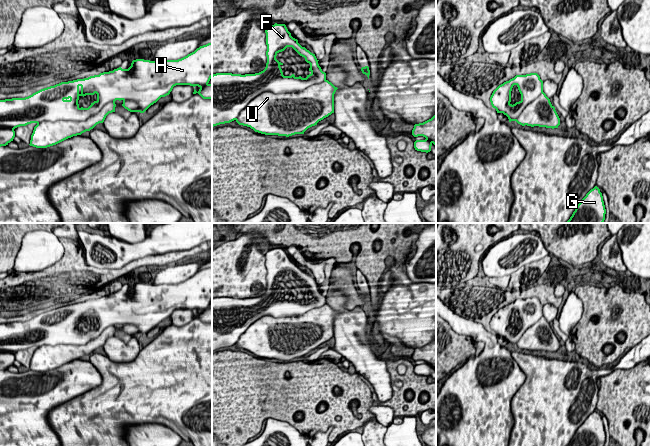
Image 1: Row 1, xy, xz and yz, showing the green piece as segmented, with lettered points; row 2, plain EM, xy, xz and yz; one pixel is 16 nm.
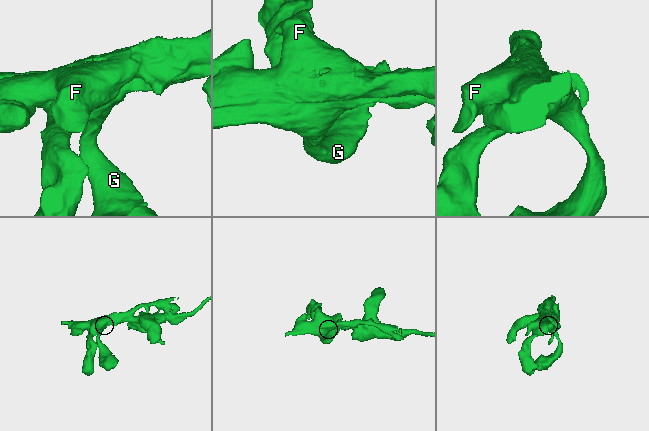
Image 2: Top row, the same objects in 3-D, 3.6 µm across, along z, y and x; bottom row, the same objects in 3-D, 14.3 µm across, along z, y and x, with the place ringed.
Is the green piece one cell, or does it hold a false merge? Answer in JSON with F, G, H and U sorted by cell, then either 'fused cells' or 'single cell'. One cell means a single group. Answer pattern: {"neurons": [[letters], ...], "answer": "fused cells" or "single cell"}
{"neurons": [["F", "H"], ["G", "U"]], "answer": "fused cells"}

